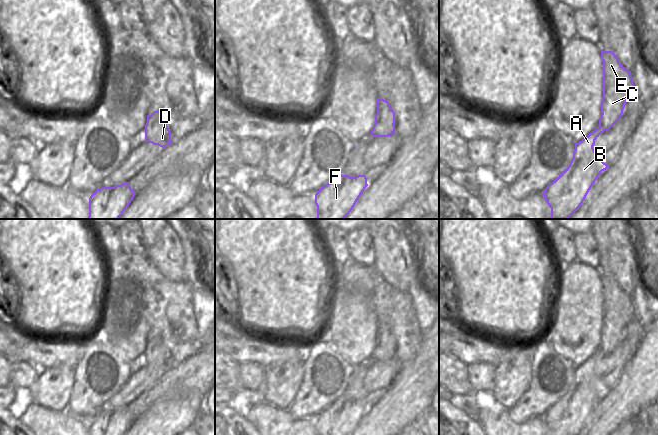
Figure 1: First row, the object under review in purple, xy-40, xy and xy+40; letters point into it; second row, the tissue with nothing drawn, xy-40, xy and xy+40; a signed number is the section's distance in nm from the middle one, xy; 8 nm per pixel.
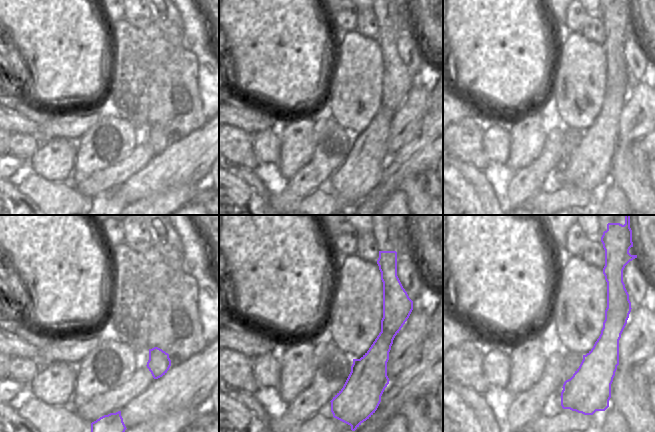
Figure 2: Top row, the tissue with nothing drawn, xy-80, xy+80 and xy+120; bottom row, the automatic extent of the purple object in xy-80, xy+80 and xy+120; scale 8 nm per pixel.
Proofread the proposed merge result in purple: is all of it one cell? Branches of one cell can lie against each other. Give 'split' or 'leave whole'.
split

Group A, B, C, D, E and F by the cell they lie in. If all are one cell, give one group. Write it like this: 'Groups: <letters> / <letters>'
Groups: A B C E F / D.

